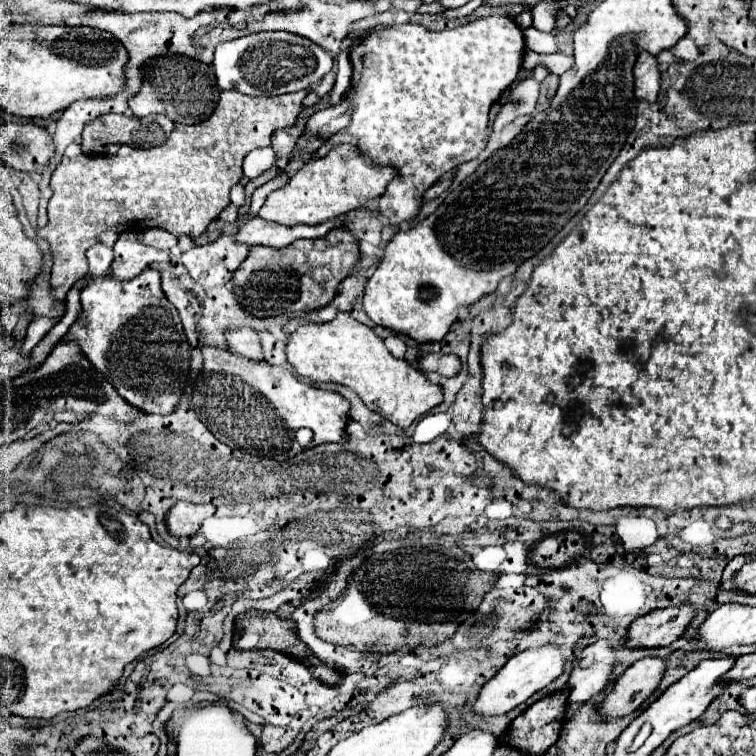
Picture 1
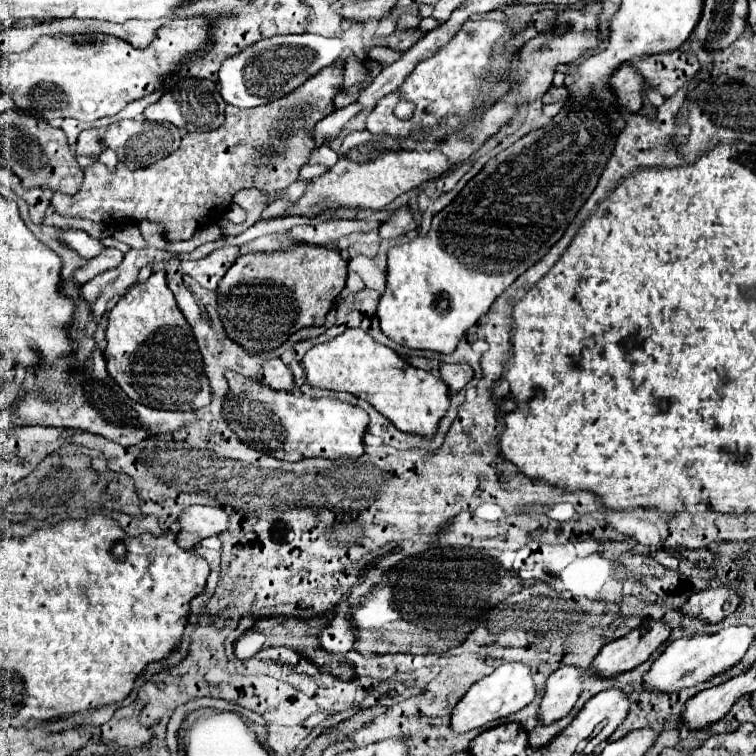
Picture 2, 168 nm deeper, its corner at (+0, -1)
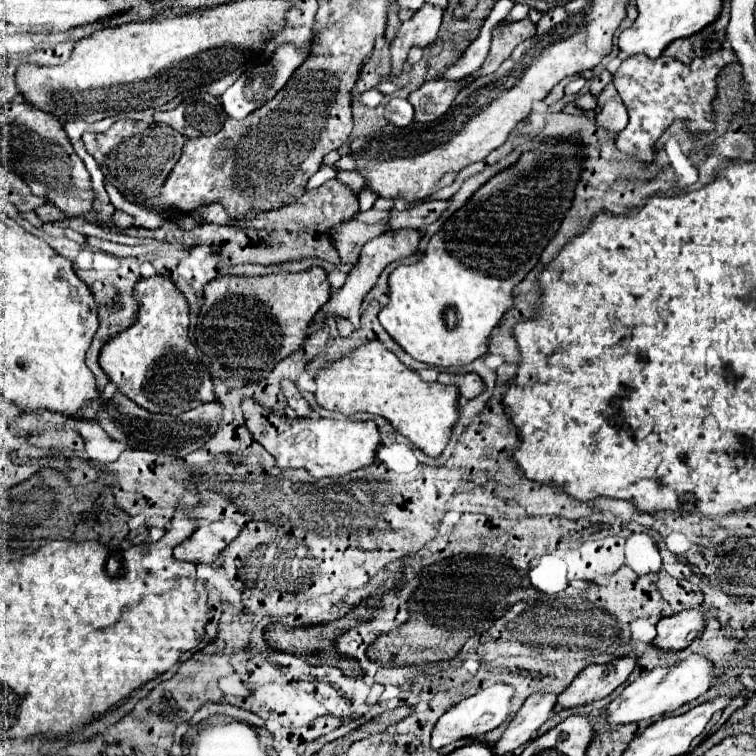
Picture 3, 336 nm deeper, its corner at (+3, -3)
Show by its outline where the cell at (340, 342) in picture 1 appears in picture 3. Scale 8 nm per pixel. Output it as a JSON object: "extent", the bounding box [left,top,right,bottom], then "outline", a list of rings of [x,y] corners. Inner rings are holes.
{"extent":[316,340,458,456],"outline":[[[372,340],[372,342],[364,342],[360,346],[356,346],[354,350],[350,350],[346,356],[330,362],[326,368],[320,368],[316,374],[316,402],[326,408],[326,410],[336,410],[342,412],[346,416],[354,414],[354,412],[370,412],[370,414],[378,414],[382,418],[386,418],[392,428],[396,432],[400,432],[402,436],[406,436],[414,446],[418,446],[420,450],[424,450],[428,456],[438,456],[444,446],[448,444],[450,432],[452,432],[452,424],[456,422],[458,416],[458,388],[454,384],[438,384],[438,382],[424,382],[414,370],[406,368],[382,342]]]}

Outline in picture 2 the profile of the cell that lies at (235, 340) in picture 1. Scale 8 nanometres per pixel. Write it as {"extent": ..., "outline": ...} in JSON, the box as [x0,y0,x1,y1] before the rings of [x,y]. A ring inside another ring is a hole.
{"extent":[263,360,295,392],"outline":[[[271,360],[271,362],[265,362],[263,364],[263,382],[273,388],[273,390],[283,390],[283,392],[291,392],[295,390],[295,384],[293,384],[293,372],[279,360]]]}

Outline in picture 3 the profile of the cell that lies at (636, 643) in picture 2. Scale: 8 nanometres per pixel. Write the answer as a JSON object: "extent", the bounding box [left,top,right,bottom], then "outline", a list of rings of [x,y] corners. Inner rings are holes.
{"extent":[556,654,638,710],"outline":[[[634,654],[616,658],[610,664],[590,664],[586,666],[574,682],[560,694],[560,704],[556,704],[556,710],[582,706],[586,702],[598,700],[608,696],[612,690],[616,690],[620,684],[626,682],[626,678],[636,668],[638,658]]]}

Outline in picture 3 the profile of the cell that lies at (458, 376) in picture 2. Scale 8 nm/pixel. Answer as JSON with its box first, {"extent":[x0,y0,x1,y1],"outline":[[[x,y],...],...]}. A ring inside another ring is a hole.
{"extent":[438,372,484,400],"outline":[[[440,372],[438,374],[438,382],[442,384],[456,384],[460,390],[460,396],[470,400],[474,396],[478,396],[484,390],[484,384],[480,380],[478,374],[468,372],[468,374],[448,374],[448,372]]]}

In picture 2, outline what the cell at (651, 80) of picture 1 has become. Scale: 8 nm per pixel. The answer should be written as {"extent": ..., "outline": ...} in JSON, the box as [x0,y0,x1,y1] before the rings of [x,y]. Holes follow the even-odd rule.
{"extent":[611,64,643,114],"outline":[[[631,64],[621,66],[611,78],[611,90],[615,90],[619,104],[625,106],[631,114],[637,114],[643,108],[641,86],[643,86],[643,76]]]}

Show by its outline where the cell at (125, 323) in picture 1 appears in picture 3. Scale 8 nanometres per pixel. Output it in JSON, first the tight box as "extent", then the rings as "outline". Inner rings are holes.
{"extent":[100,276,214,414],"outline":[[[150,276],[136,282],[132,296],[138,302],[136,322],[112,336],[102,352],[100,366],[118,390],[148,412],[182,414],[200,404],[214,402],[214,386],[208,366],[188,338],[190,314],[186,296],[170,276]]]}

